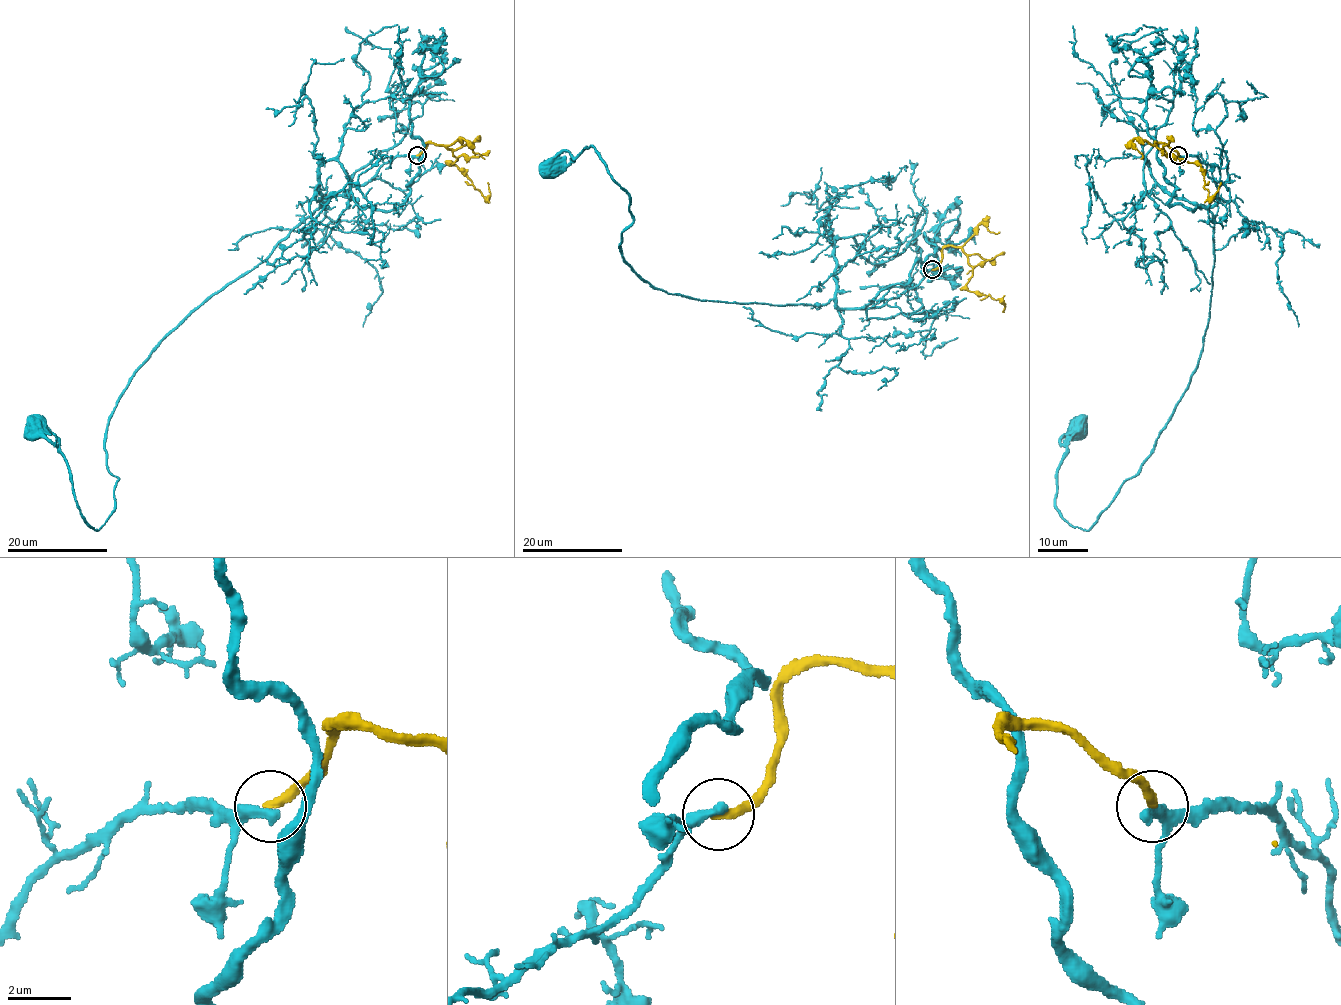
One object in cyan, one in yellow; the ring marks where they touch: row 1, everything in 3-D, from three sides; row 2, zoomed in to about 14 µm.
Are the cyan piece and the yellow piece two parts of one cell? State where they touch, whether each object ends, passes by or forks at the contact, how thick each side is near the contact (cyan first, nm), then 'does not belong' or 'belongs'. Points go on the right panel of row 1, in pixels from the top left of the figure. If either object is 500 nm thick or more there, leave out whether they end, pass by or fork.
place (1178, 155); cyan ends; yellow ends; calibres 360 and 320 nm; does not belong

